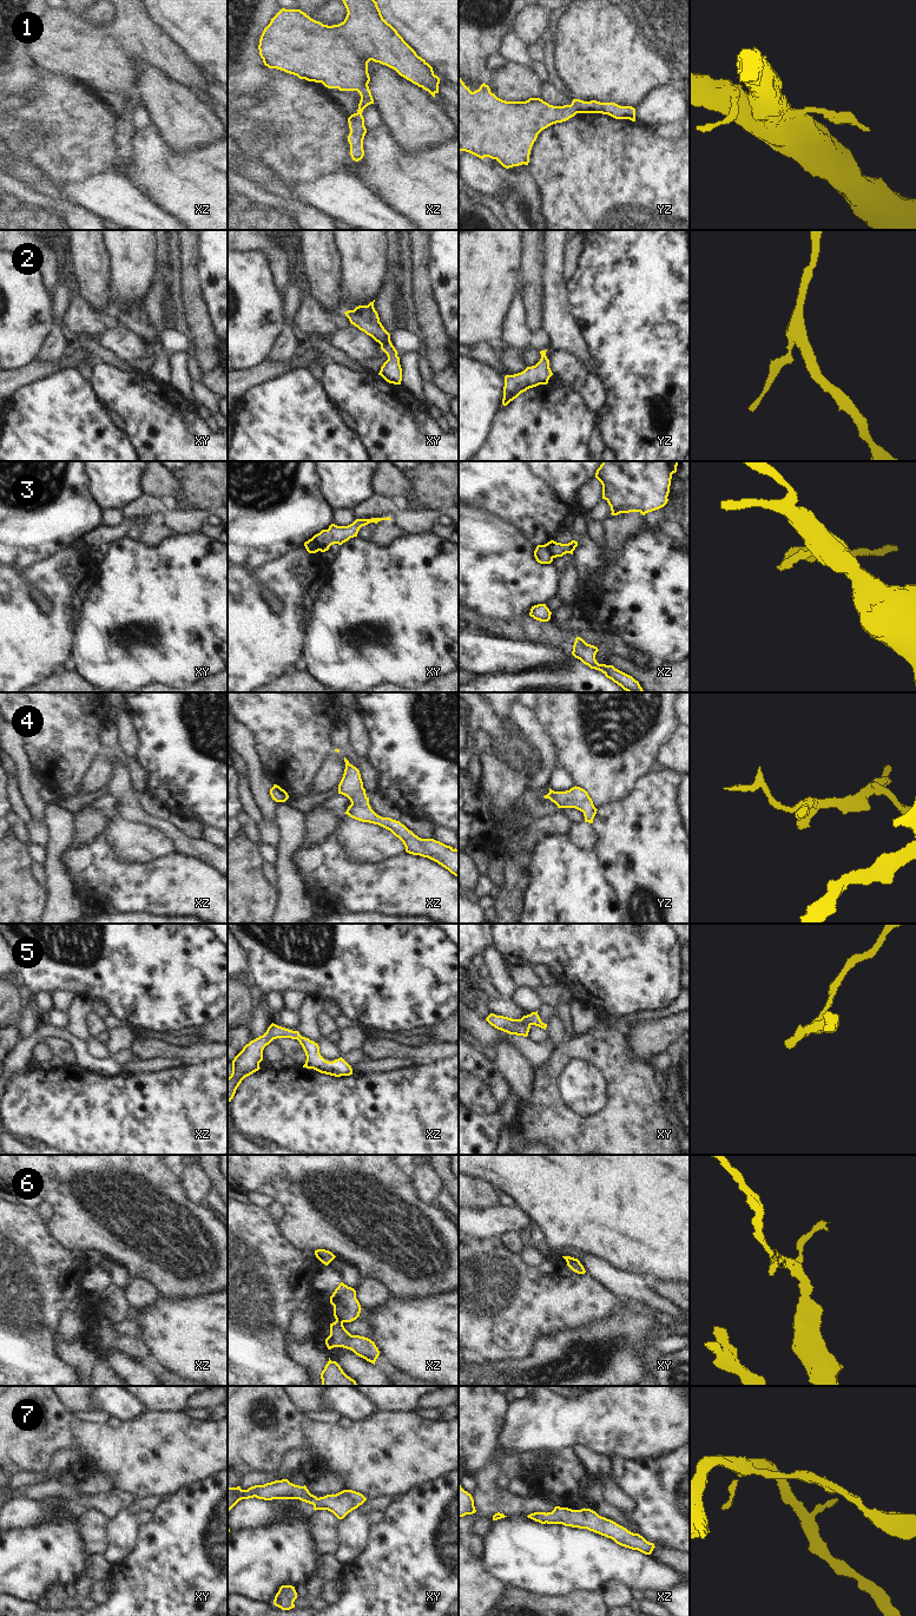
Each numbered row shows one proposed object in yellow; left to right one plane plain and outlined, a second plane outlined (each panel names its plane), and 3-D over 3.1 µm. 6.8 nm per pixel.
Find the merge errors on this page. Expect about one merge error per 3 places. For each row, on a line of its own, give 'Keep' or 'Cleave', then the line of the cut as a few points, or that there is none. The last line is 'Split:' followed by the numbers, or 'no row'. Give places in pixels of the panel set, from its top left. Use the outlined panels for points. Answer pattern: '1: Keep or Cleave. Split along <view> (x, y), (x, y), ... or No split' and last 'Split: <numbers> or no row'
1: Keep. No split
2: Keep. No split
3: Cleave. Split along xz (545, 544), (553, 557)
4: Keep. No split
5: Keep. No split
6: Cleave. Split along xz (336, 1320), (342, 1322)
7: Keep. No split
Split: 3, 6

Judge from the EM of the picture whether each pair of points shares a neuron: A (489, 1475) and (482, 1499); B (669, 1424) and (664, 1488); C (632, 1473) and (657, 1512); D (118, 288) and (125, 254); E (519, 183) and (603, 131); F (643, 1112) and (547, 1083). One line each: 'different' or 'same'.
A: same
B: different
C: same
D: same
E: different
F: same

